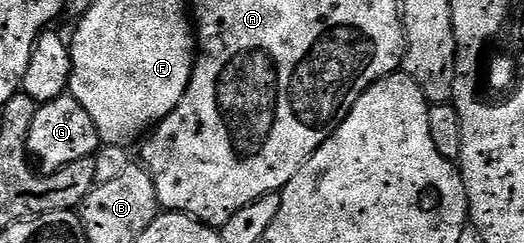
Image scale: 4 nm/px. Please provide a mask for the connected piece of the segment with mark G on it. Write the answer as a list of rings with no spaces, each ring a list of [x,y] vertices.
[[[71,94],[40,105],[31,118],[31,126],[25,139],[27,152],[37,159],[36,167],[45,174],[63,170],[71,166],[71,162],[79,162],[79,158],[93,156],[101,147],[99,130],[95,130],[91,114],[87,114],[87,110],[83,110],[81,103]]]

